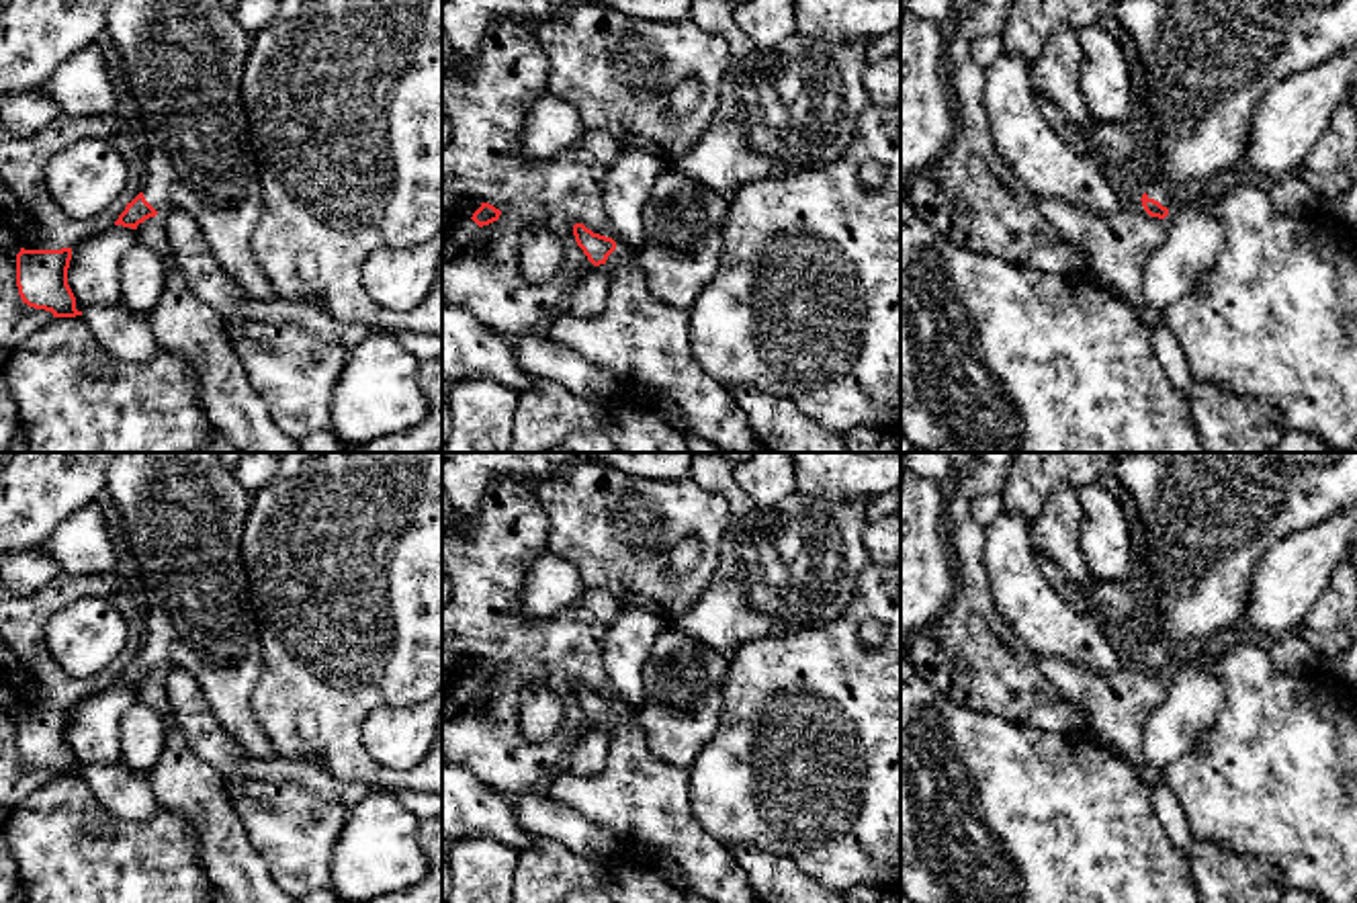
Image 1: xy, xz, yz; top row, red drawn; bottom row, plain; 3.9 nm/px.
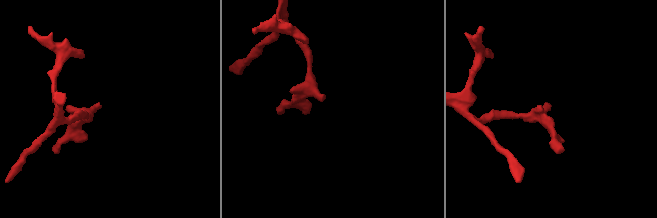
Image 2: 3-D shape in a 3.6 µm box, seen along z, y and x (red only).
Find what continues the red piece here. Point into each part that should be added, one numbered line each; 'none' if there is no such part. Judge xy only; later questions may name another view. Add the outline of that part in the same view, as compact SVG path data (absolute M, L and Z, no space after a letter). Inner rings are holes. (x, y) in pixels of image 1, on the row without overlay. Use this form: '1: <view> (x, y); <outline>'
1: xy (183, 512); M117 453L106 469L106 489L123 516L129 567L143 582L145 659L158 672L186 670L244 751L274 758L250 702L262 672L262 643L239 545L254 493L217 453Z

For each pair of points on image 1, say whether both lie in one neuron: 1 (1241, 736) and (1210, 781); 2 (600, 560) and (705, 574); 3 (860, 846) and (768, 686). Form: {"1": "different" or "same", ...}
{"1": "same", "2": "same", "3": "same"}

